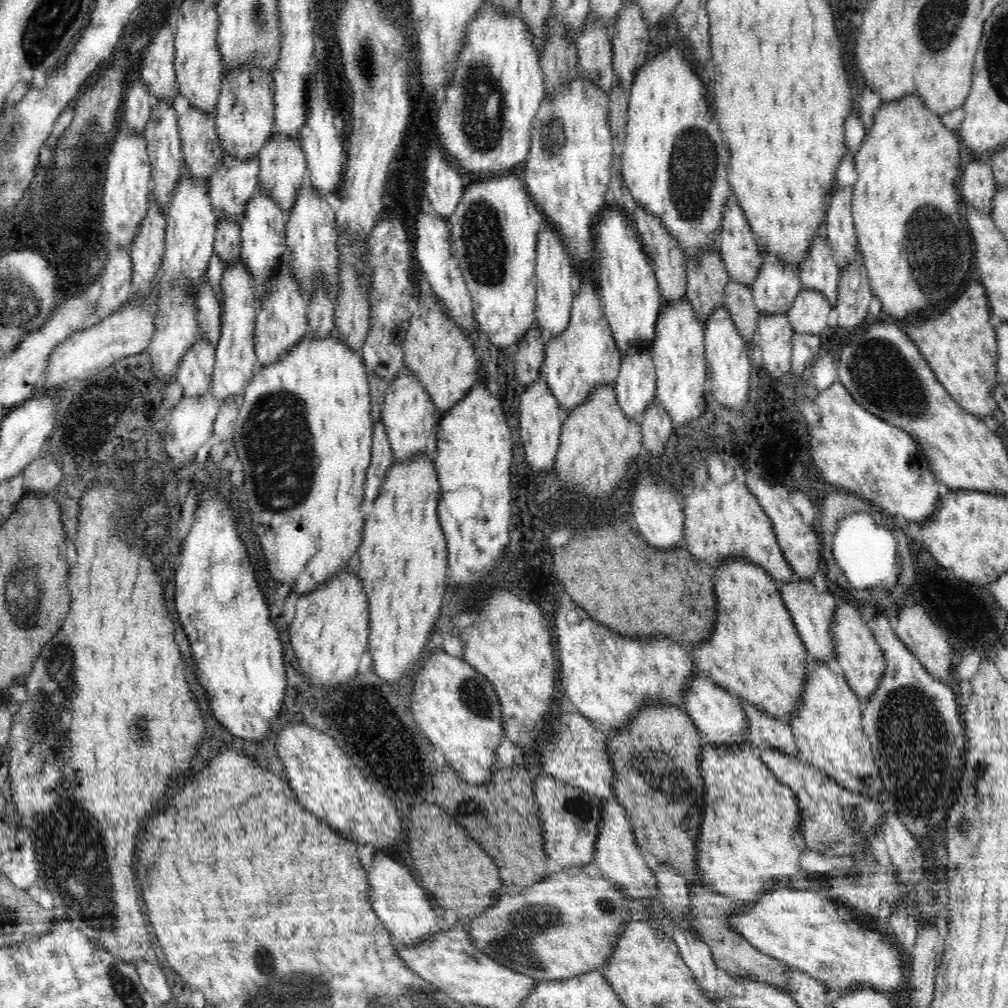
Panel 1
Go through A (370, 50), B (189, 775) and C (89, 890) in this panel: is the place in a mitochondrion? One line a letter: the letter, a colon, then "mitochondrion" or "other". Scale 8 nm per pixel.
A: mitochondrion
B: other
C: mitochondrion

